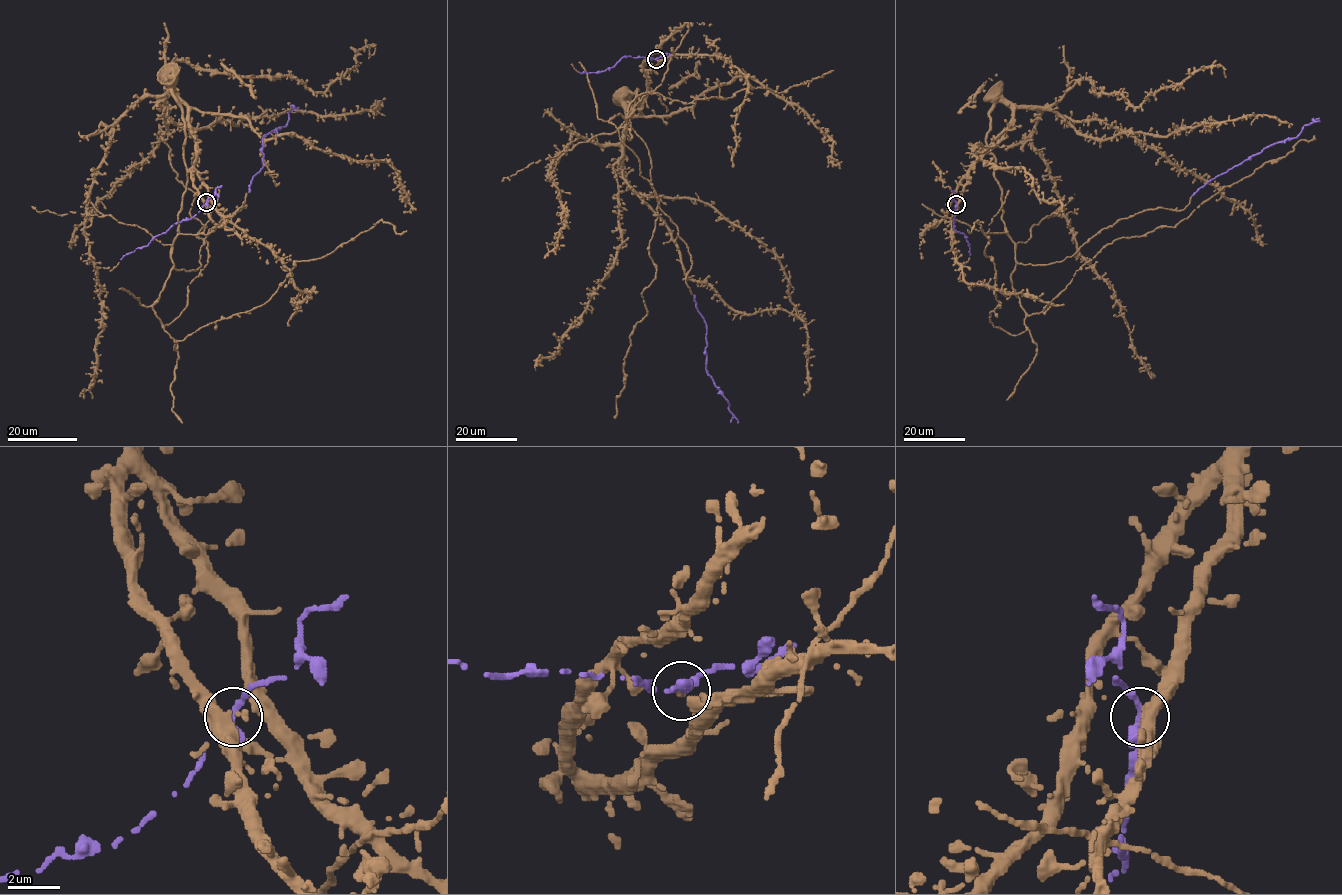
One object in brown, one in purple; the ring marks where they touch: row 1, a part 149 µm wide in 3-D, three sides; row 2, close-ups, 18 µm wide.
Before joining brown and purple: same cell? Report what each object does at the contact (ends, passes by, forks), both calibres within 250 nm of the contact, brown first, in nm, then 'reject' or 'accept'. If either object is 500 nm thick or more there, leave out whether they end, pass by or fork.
brown ends there; purple passes by; 180 nm thick on the brown side, 320 nm on the other; accept

